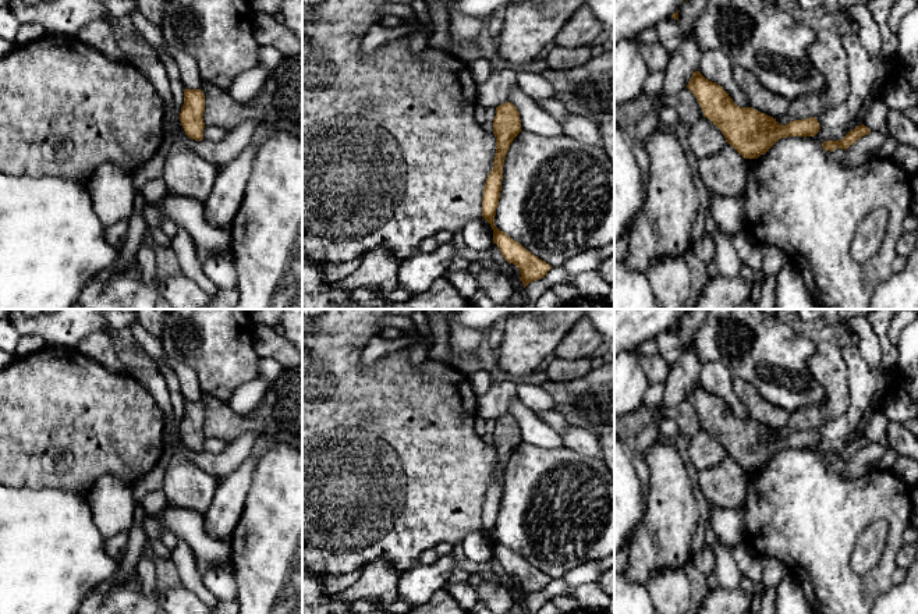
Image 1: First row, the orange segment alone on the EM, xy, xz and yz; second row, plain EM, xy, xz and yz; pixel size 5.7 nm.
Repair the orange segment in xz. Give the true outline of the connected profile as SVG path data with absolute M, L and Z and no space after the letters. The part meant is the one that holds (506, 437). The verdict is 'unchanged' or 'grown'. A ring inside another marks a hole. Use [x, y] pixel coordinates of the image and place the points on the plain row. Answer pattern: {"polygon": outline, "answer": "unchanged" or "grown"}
{"polygon": "M507 414L496 419L493 432L493 446L496 448L496 466L493 480L486 490L482 510L482 529L493 542L493 556L497 557L503 569L518 579L524 600L536 592L540 592L552 581L549 575L527 562L520 554L510 550L504 543L495 537L496 521L499 518L503 478L506 466L514 450L522 443L517 419Z", "answer": "unchanged"}

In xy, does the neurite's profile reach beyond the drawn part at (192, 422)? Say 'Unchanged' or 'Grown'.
Unchanged

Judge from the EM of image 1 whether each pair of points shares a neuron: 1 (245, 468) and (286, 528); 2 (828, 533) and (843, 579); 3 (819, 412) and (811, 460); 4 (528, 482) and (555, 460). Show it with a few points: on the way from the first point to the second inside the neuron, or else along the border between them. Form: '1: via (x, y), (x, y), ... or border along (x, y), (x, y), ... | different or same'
1: border along (259, 454), (243, 508) | different
2: via (828, 545), (828, 564), (832, 568) | same
3: border along (844, 411), (826, 419), (815, 429) | different
4: via (535, 479), (548, 467) | same

